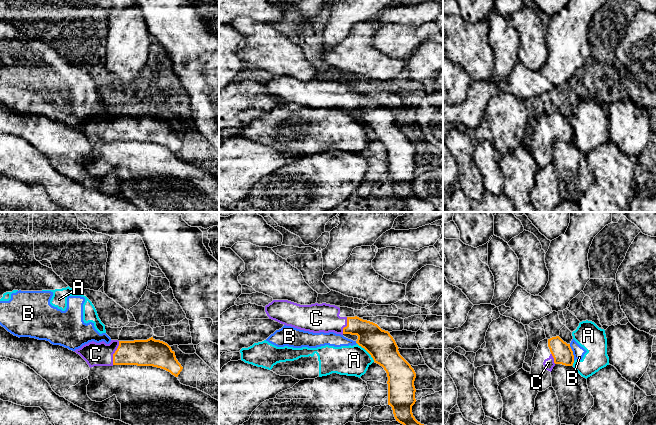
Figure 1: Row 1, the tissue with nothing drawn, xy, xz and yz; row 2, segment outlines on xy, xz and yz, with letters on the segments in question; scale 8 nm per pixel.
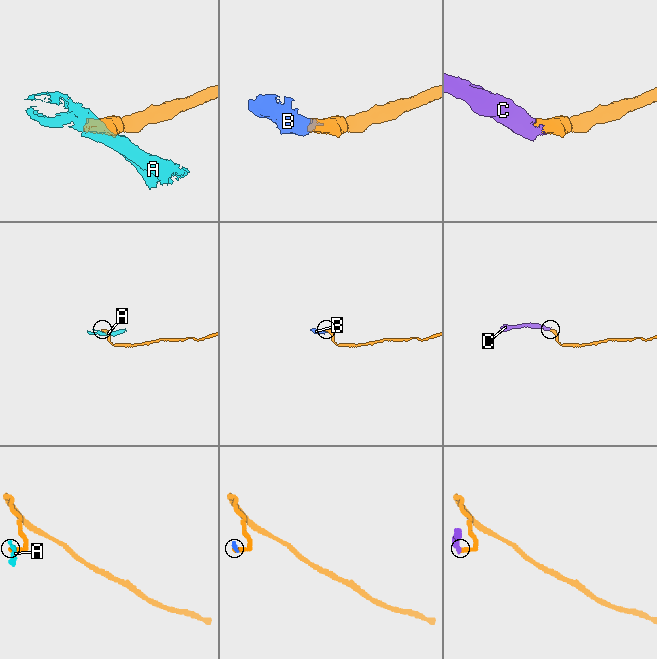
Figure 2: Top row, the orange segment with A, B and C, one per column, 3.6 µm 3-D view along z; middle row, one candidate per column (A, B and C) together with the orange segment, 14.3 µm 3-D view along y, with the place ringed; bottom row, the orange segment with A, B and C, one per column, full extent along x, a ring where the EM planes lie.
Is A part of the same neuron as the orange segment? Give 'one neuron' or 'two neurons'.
two neurons

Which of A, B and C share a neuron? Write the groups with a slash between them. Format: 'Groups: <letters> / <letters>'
Groups: A B / C

